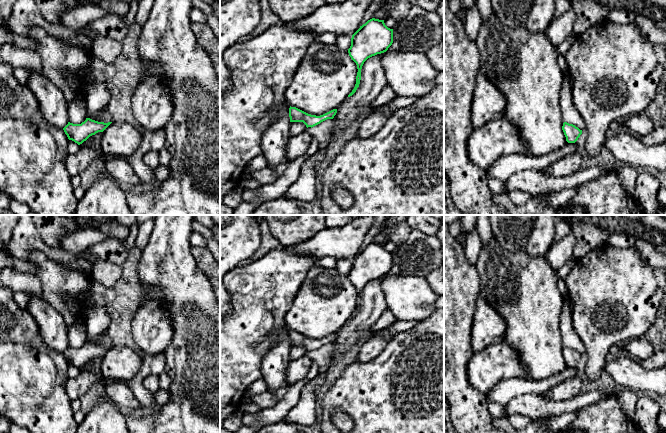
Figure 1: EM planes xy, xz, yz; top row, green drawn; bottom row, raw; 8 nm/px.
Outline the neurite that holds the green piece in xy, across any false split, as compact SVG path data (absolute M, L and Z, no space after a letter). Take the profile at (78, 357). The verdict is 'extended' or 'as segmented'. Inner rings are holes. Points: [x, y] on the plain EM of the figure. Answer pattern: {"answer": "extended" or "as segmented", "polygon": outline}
{"answer": "as segmented", "polygon": "M86 342L81 348L68 348L63 352L69 364L74 365L78 369L86 365L90 360L98 356L103 356L112 346L104 347Z"}

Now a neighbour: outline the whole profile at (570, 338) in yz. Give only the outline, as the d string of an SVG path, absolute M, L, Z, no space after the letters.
M567 296L564 297L562 304L560 332L563 346L573 348L580 354L586 354L586 348L572 326L572 305Z

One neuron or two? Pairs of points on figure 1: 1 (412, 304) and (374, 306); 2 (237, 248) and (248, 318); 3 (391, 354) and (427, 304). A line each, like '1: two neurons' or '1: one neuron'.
1: two neurons
2: two neurons
3: two neurons

